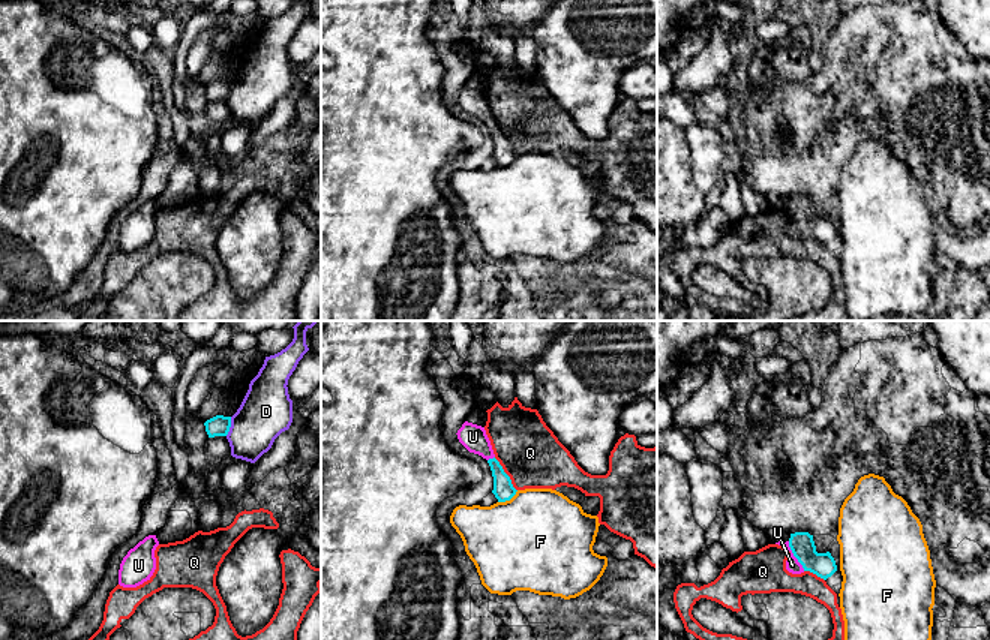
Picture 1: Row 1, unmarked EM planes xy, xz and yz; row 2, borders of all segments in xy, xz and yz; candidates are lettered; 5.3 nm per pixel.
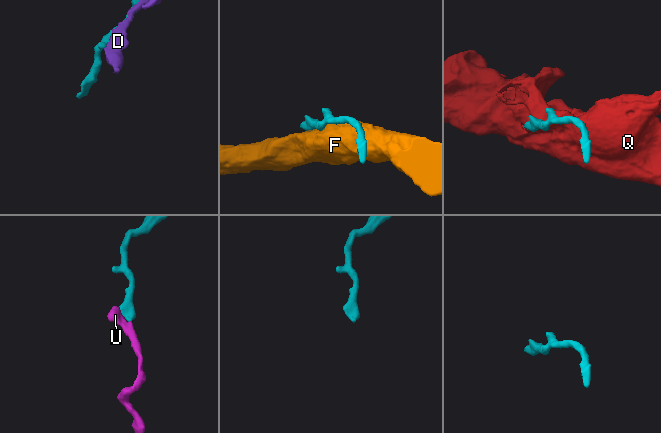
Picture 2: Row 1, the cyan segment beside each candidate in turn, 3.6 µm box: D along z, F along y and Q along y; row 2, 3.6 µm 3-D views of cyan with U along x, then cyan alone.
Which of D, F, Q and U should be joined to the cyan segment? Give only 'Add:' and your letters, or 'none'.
Add: U

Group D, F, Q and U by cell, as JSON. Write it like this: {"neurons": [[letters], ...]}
{"neurons": [["D"], ["F"], ["Q"], ["U"]]}

